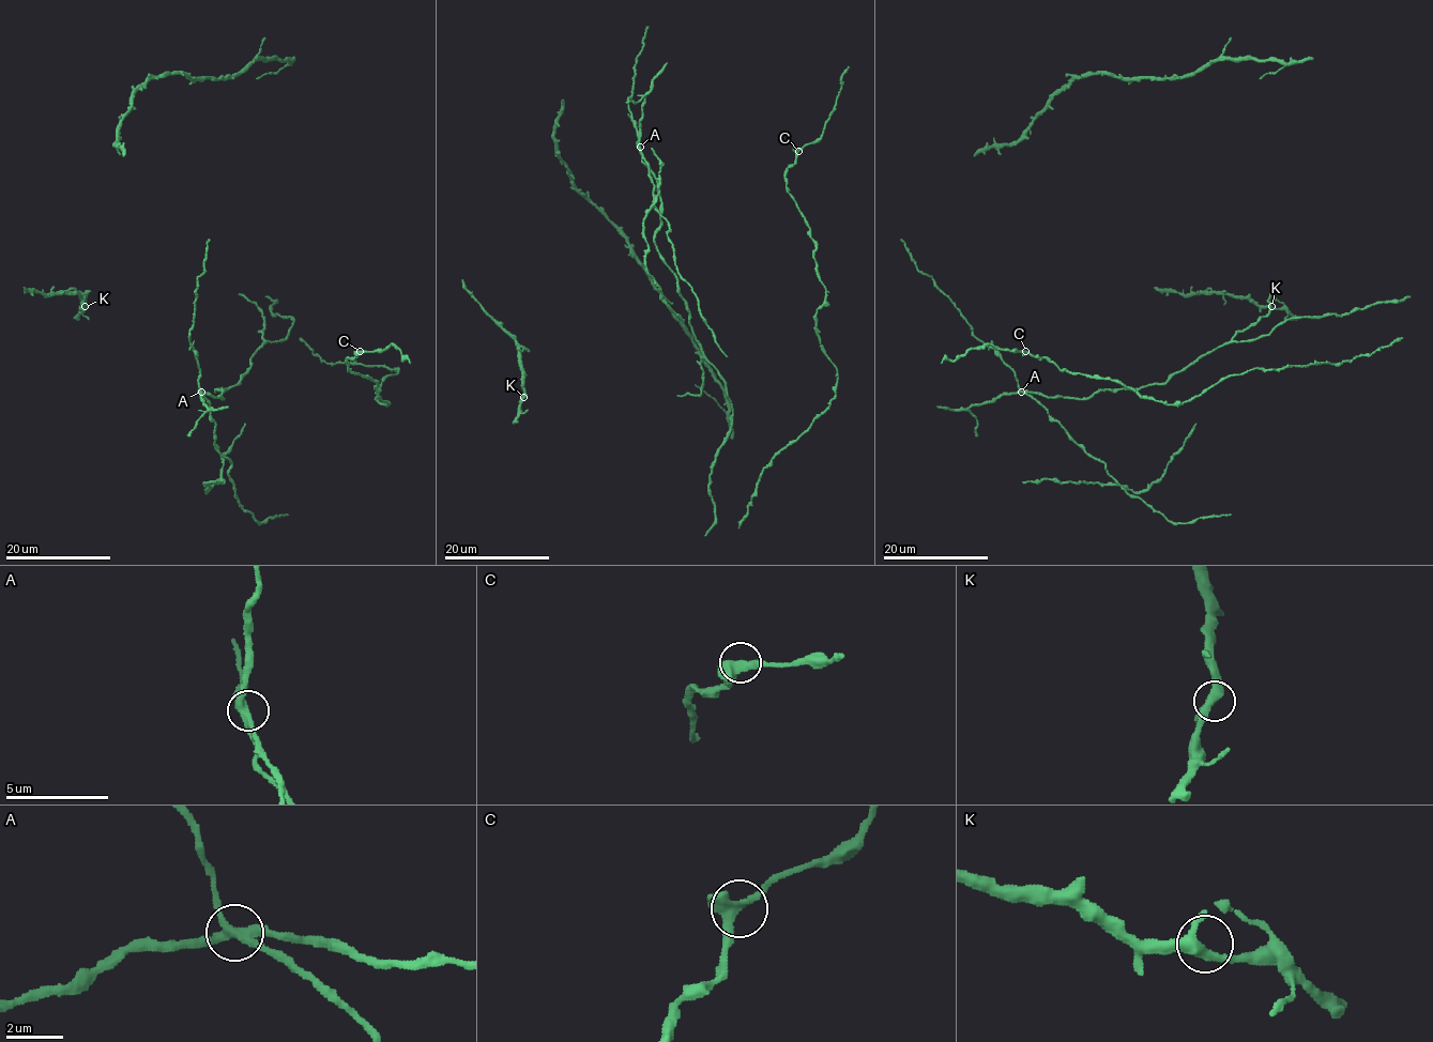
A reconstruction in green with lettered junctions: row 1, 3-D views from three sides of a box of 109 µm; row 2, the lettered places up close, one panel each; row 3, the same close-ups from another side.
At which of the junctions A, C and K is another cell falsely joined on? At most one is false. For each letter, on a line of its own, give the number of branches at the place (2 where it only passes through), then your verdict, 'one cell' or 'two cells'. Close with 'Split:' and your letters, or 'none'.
A: 4 branches meet; two cells
C: 4 branches meet; one cell
K: 3 branches meet; one cell
Split: A

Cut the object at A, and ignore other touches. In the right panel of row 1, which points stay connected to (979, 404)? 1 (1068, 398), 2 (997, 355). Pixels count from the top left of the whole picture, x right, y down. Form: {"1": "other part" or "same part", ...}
{"1": "same part", "2": "other part"}

